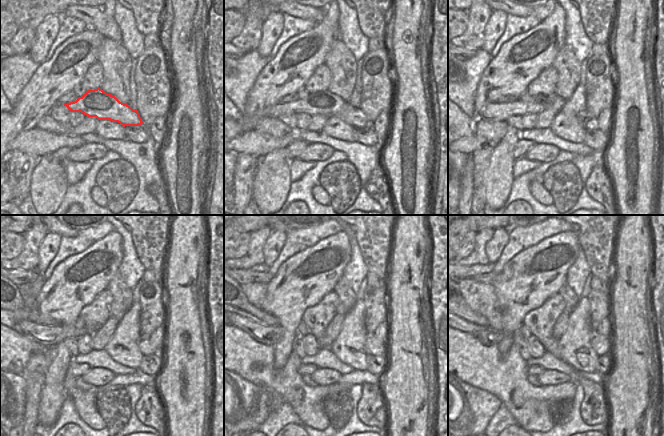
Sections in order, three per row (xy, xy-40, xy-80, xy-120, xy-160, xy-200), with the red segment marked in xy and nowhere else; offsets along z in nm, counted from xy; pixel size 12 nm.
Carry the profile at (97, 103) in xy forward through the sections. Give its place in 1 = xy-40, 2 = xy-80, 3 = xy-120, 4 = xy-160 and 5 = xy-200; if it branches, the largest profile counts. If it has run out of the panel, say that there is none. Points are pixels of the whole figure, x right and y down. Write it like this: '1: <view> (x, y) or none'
1: xy-40 (325, 103)
2: xy-80 (494, 111)
3: xy-120 (48, 336)
4: xy-160 (270, 335)
5: xy-200 (486, 335)

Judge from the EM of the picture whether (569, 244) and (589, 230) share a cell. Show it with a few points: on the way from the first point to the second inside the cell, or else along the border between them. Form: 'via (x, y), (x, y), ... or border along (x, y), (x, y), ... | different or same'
border along (577, 233), (581, 247) | different

